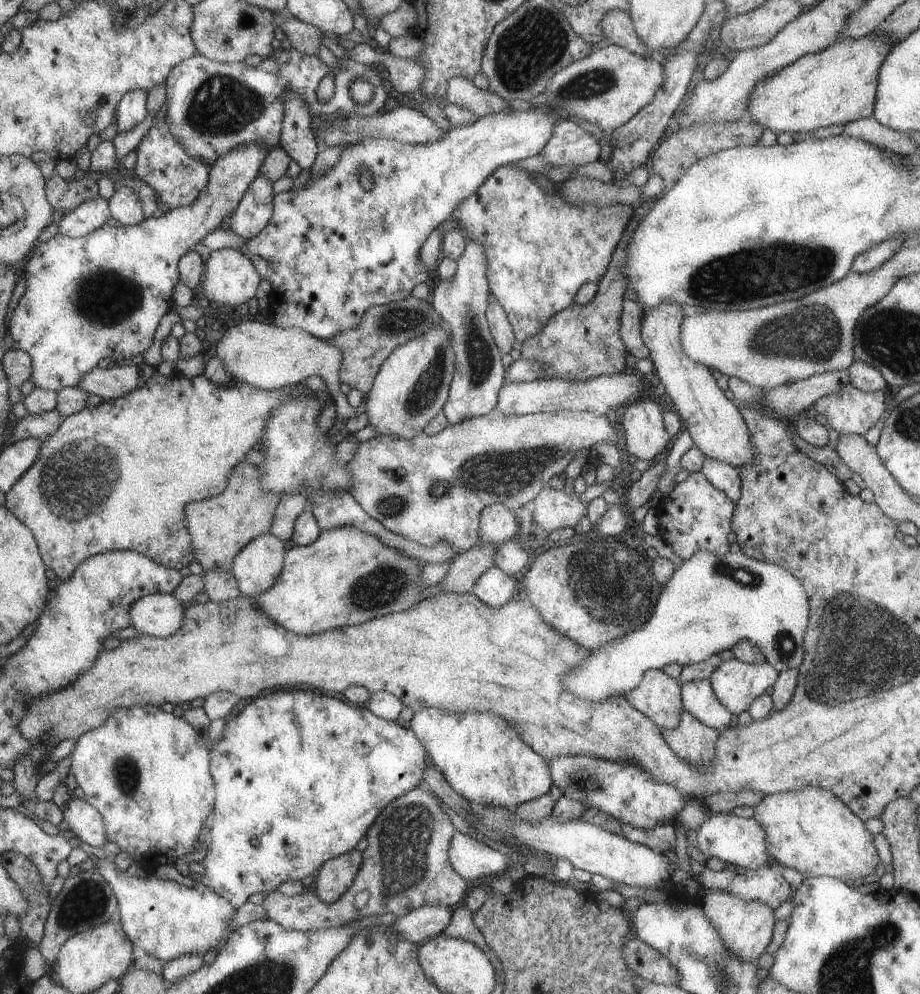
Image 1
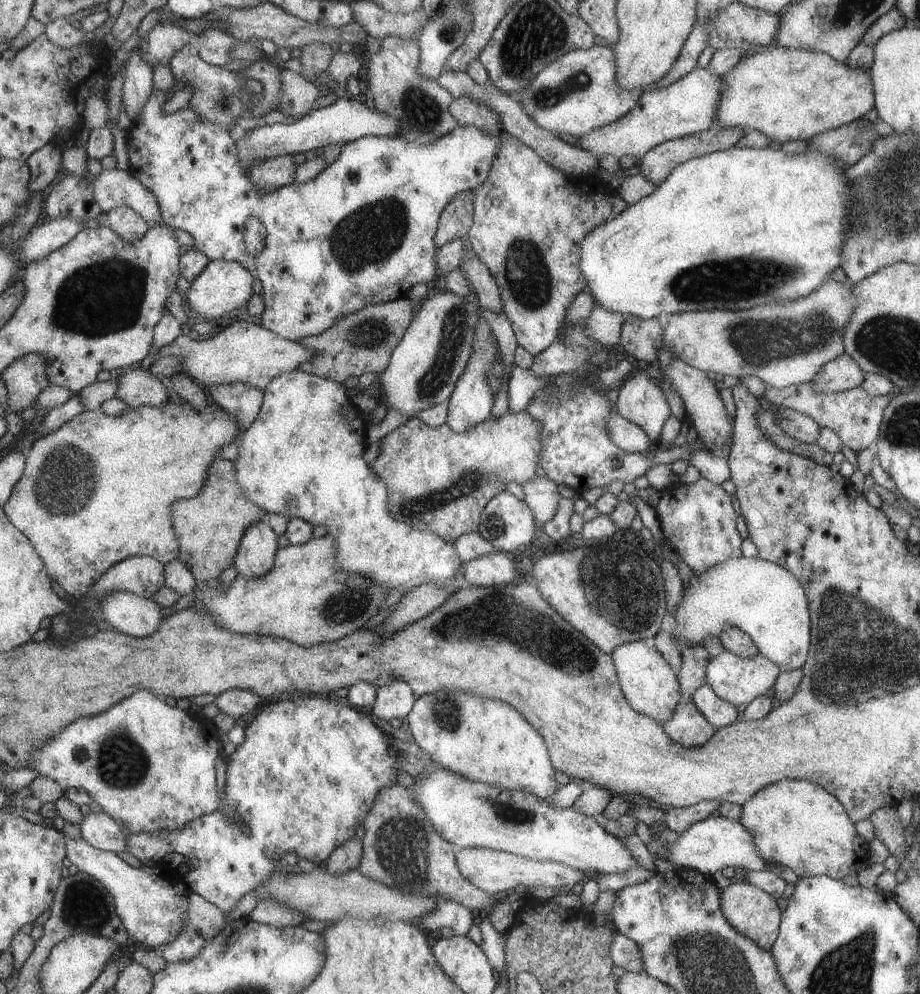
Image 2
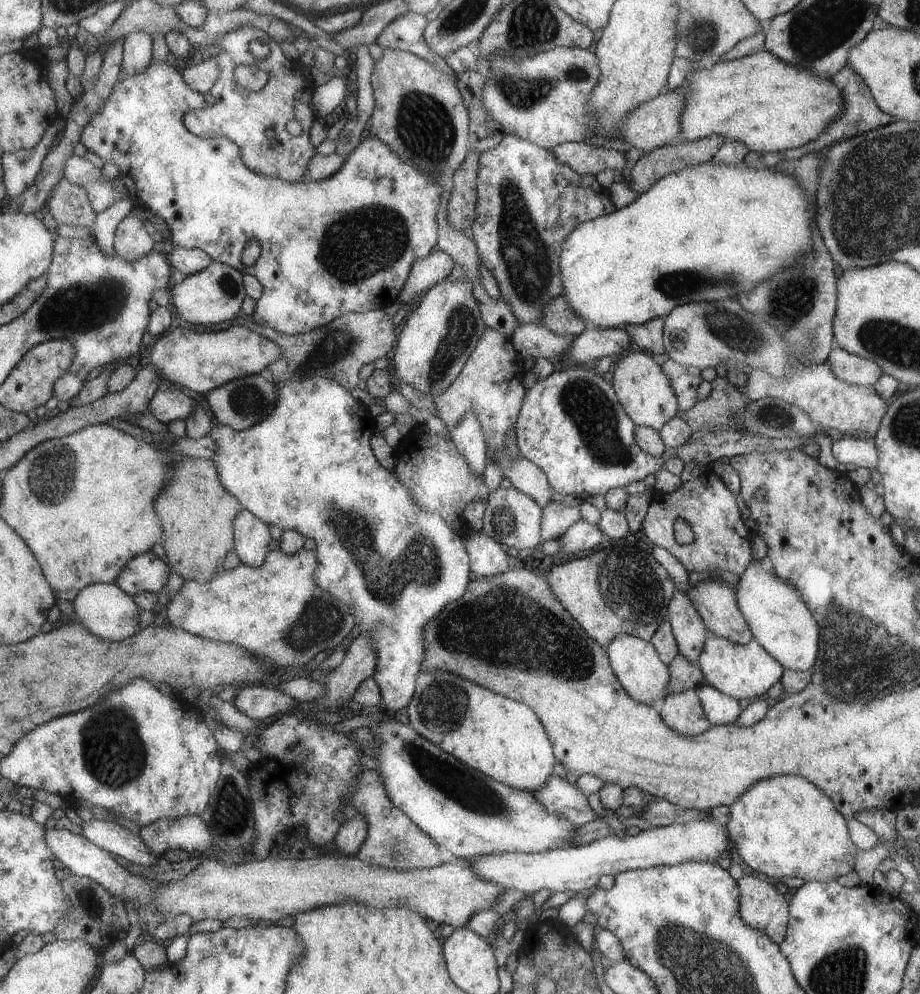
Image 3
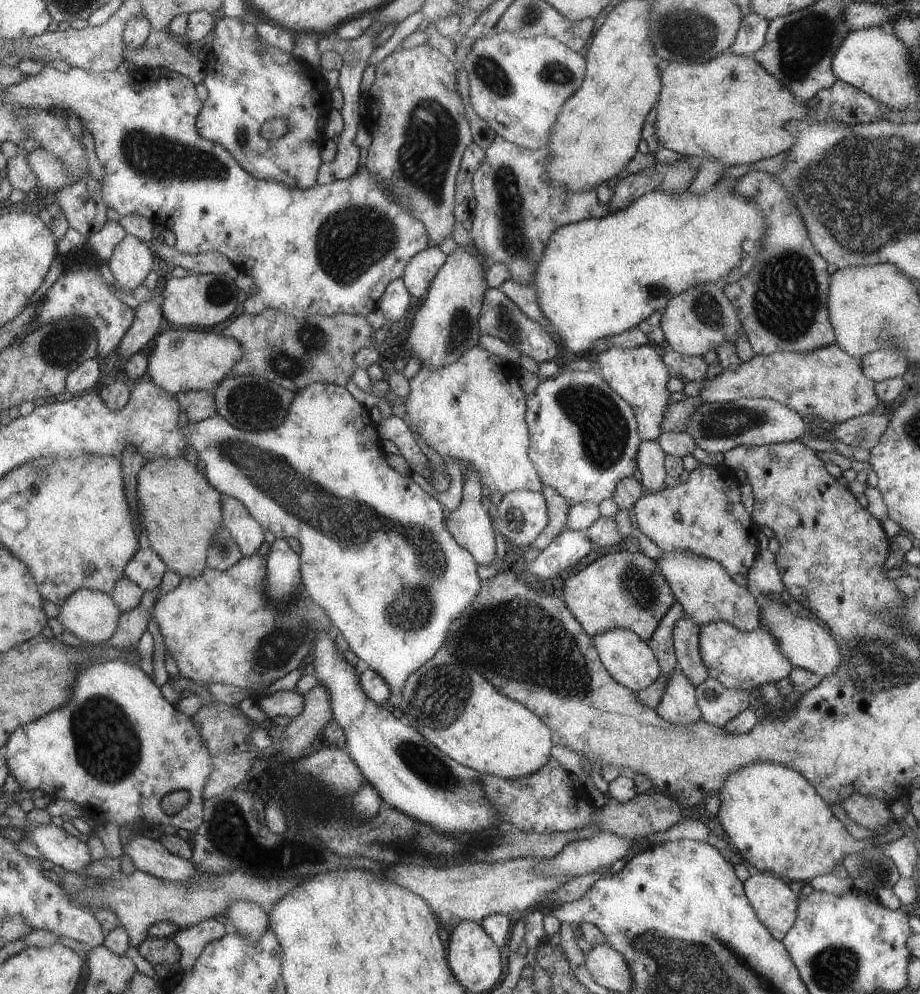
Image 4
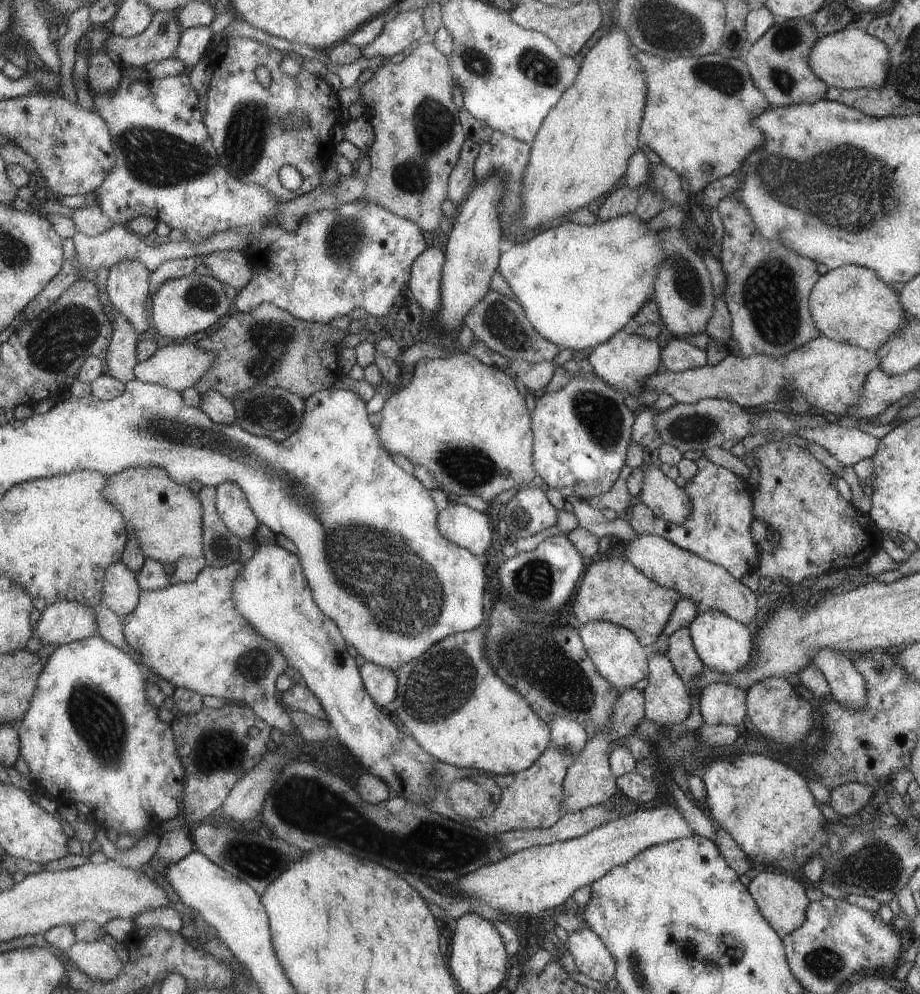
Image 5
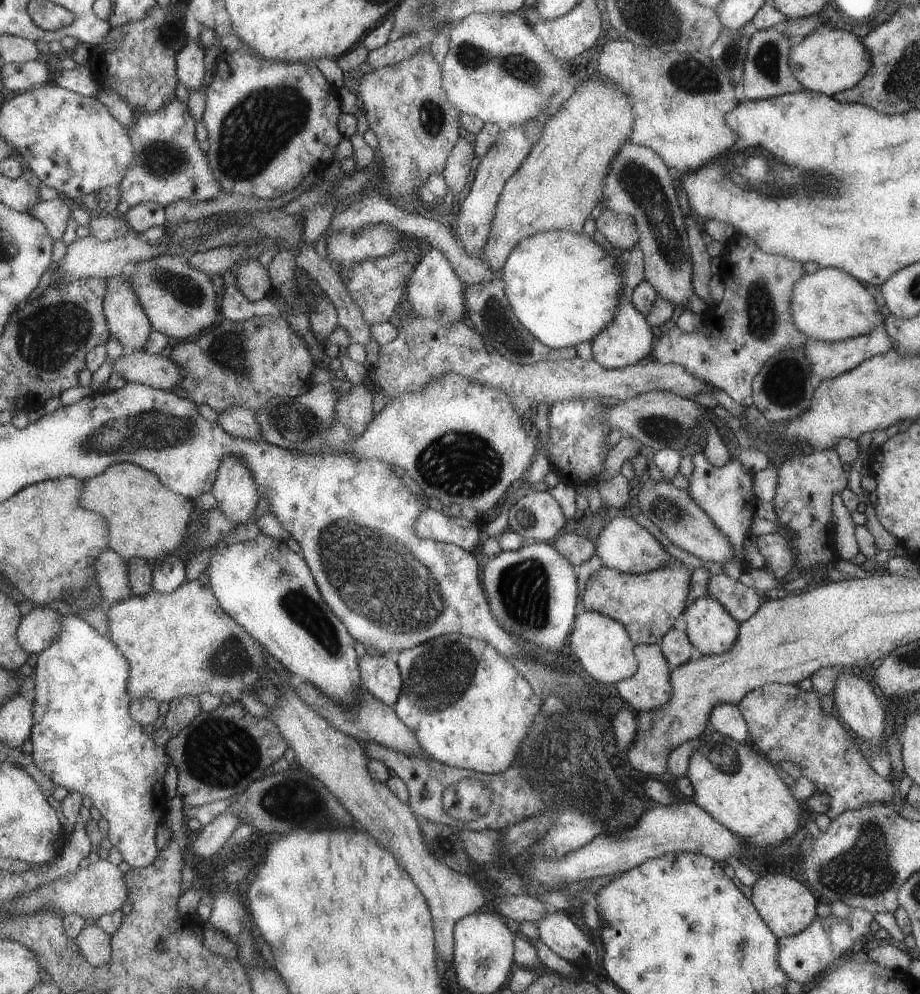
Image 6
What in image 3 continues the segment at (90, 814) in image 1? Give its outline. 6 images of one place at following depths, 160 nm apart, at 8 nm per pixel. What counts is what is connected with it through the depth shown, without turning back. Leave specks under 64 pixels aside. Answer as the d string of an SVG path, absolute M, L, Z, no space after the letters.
M90 819L81 826L81 834L91 839L97 846L117 854L136 865L150 865L157 861L150 853L139 835L134 835L127 828L112 821Z

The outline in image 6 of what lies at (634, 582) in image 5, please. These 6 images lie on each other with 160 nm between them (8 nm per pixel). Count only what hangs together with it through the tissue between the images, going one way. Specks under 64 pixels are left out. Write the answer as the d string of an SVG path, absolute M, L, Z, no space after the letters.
M675 560L643 574L627 574L601 567L587 578L580 598L581 610L605 614L622 624L633 644L657 644L686 609L693 570Z

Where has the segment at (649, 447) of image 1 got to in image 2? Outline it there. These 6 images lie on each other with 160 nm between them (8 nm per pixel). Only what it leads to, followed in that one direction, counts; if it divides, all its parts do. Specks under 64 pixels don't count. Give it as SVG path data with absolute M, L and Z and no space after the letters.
M645 372L625 379L617 390L617 400L613 405L615 412L622 419L639 426L655 444L669 417L670 406L667 406L663 392L645 376Z

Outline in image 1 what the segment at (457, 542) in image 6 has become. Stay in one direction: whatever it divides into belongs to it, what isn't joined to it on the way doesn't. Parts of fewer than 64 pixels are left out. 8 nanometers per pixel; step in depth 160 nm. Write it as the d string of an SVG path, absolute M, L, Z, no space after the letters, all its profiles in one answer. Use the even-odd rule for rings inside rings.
M466 240L463 254L457 258L458 269L453 278L435 281L433 300L431 305L440 315L444 325L449 329L451 342L454 343L456 370L450 384L449 397L441 413L445 416L448 425L469 420L487 414L495 408L497 396L503 384L505 370L501 364L501 352L495 345L487 320L485 308L487 307L488 282L485 278L485 254L483 248ZM496 565L489 566L471 586L472 593L478 600L486 603L487 606L499 608L504 606L513 596L513 588L517 584L511 582L511 576L498 568Z

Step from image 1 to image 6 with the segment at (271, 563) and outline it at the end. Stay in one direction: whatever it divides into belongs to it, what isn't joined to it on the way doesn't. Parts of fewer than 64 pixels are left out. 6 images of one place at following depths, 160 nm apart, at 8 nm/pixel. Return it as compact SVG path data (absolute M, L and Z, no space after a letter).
M227 454L218 469L218 479L211 495L217 507L232 522L245 525L254 517L257 506L257 484L247 462L239 454Z

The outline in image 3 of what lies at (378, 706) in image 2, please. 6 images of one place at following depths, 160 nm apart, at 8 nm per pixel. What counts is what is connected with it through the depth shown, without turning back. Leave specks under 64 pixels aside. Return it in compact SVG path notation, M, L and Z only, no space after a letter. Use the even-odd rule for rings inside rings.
M323 377L304 378L300 381L276 382L276 401L268 415L257 421L250 427L233 430L231 427L219 425L211 427L207 434L216 444L216 451L211 459L218 471L218 479L222 485L241 503L242 508L262 519L267 524L274 524L282 530L296 530L305 537L315 541L315 554L318 565L314 568L314 581L319 588L327 590L335 598L350 606L354 614L354 624L361 627L361 633L366 632L370 636L370 643L376 652L374 675L372 676L380 690L380 706L386 713L392 714L410 704L414 696L414 682L417 680L423 657L425 657L425 638L423 630L426 624L433 620L434 616L445 608L447 602L454 601L462 596L469 580L470 558L466 553L465 543L455 536L455 532L449 530L449 525L437 513L423 511L418 506L413 494L400 483L392 472L383 470L377 460L373 458L373 452L369 452L369 438L375 434L375 420L367 414L367 410L351 398L347 389L343 390L338 382ZM285 498L295 498L297 506L289 508Z

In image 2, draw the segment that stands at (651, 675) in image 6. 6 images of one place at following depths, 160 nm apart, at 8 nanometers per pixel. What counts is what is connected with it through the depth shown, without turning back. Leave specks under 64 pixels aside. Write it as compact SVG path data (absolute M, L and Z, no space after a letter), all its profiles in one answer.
M692 702L677 704L673 716L662 722L662 729L671 740L684 747L701 746L716 731Z

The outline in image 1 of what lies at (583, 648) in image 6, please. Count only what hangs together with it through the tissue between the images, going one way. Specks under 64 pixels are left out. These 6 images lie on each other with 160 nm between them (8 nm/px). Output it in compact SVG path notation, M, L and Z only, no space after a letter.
M647 670L638 686L623 694L627 703L659 728L675 729L682 715L681 684L662 670Z

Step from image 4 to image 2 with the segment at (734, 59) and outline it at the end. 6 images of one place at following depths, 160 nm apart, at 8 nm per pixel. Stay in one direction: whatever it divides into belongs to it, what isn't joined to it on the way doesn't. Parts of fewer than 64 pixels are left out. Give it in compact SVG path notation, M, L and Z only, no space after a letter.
M774 45L757 49L744 54L727 74L720 77L720 81L715 126L757 130L780 145L791 140L811 139L826 130L861 119L874 108L873 83L869 70L850 67L843 61L837 62L831 55L817 51L781 49Z

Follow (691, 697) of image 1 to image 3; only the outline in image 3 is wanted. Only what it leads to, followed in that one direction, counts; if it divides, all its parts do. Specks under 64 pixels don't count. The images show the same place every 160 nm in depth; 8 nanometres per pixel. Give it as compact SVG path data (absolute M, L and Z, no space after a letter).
M701 682L694 690L698 693L702 709L711 725L733 725L742 712L741 702L723 694L707 682Z

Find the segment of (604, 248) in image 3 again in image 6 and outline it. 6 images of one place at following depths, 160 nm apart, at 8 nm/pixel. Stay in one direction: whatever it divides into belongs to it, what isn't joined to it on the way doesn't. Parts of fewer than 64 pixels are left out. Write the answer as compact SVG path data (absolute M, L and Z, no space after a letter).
M571 229L545 231L525 238L511 250L500 279L505 284L505 298L515 318L538 343L551 349L576 347L581 342L591 341L614 321L618 298L627 290L621 282L621 268L617 264L620 259L623 257L605 252L582 232L575 234Z

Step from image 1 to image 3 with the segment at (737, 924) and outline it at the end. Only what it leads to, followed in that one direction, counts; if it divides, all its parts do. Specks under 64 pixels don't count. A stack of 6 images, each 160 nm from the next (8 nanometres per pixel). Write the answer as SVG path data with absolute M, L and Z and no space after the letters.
M749 874L736 880L738 890L741 891L741 918L742 921L763 934L766 934L771 942L780 943L786 934L787 926L787 902L781 896L779 890L773 884L767 884L765 878L757 878Z

